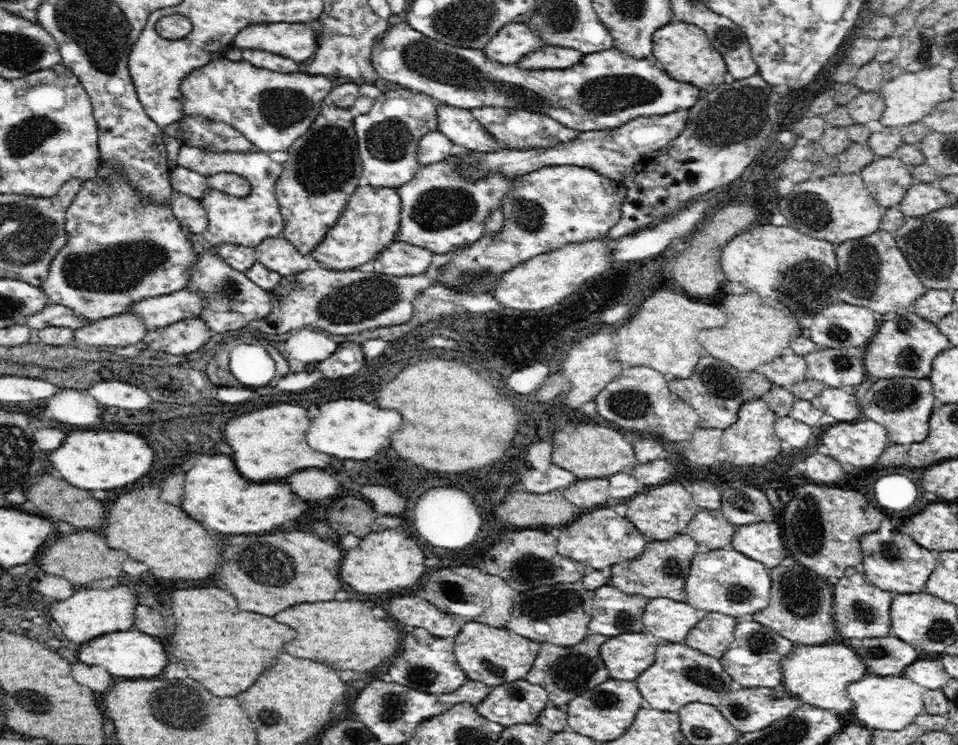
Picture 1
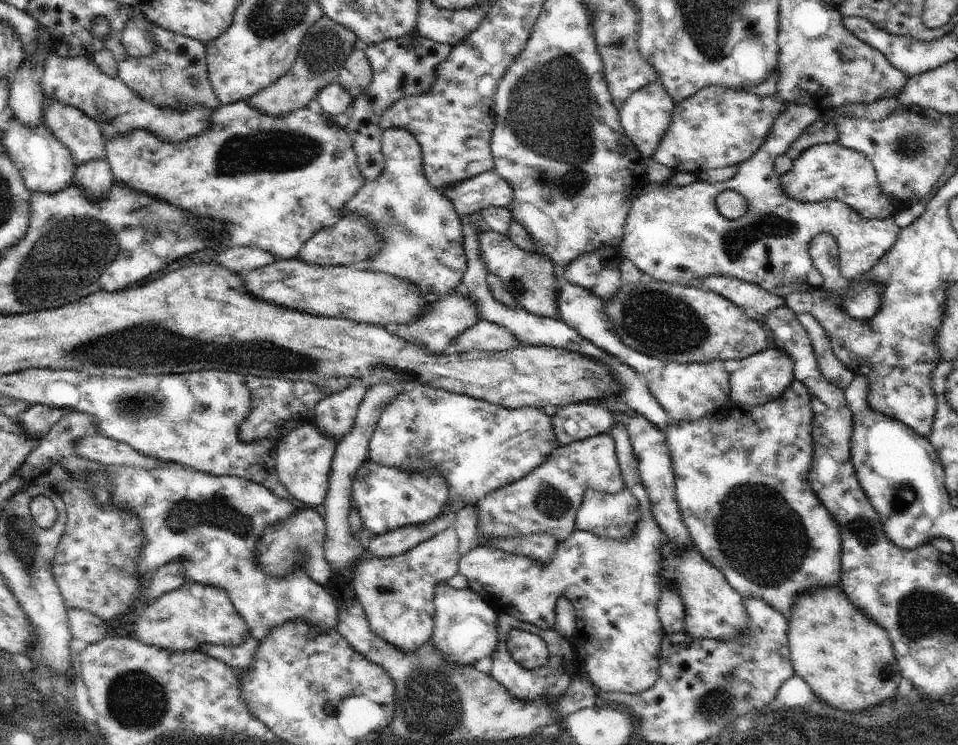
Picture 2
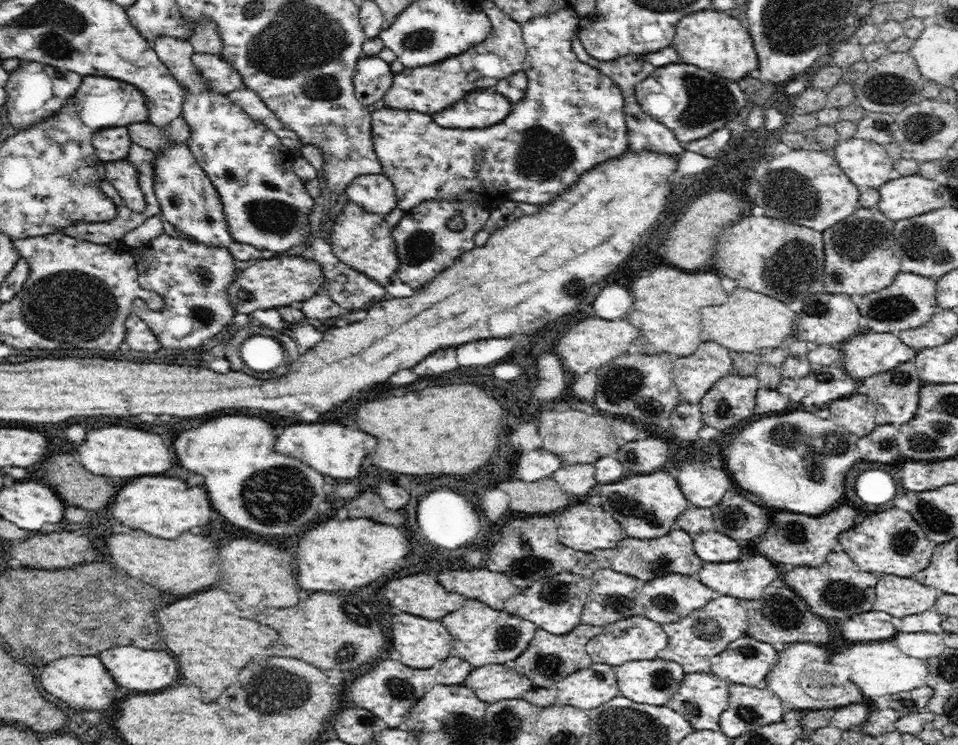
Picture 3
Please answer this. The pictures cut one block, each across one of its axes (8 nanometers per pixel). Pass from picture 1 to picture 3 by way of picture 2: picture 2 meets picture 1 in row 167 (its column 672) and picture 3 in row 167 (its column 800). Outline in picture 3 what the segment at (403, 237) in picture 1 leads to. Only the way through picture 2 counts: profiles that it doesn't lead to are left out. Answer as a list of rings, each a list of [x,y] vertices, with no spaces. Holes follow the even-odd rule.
[[[561,10],[546,13],[545,15],[535,16],[529,21],[521,24],[521,32],[523,42],[527,48],[527,55],[522,63],[522,71],[526,73],[528,86],[522,100],[513,103],[512,113],[508,114],[502,122],[493,124],[486,128],[444,128],[429,114],[416,111],[393,110],[392,108],[380,108],[371,113],[372,125],[372,142],[374,151],[378,157],[378,162],[382,163],[384,174],[393,182],[397,198],[397,207],[403,211],[409,211],[411,208],[417,207],[418,204],[425,200],[444,199],[444,200],[474,200],[474,203],[480,203],[486,206],[490,211],[494,210],[499,204],[507,200],[519,203],[526,202],[530,204],[543,205],[556,199],[560,192],[564,192],[566,188],[570,188],[578,176],[582,176],[584,172],[591,168],[602,164],[607,160],[617,159],[622,153],[628,151],[628,129],[625,119],[624,97],[621,88],[614,83],[609,77],[602,75],[597,68],[582,62],[574,53],[572,46],[573,37],[576,35],[576,28],[580,20],[579,14],[575,10]]]

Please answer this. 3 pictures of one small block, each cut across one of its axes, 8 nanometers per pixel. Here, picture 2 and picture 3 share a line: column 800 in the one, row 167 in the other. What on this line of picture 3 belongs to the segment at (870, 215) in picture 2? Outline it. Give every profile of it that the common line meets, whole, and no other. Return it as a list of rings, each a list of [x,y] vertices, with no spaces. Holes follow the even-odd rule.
[[[187,141],[169,145],[155,156],[155,193],[166,220],[196,242],[212,247],[229,248],[232,235],[228,231],[223,200],[213,182],[194,158]]]

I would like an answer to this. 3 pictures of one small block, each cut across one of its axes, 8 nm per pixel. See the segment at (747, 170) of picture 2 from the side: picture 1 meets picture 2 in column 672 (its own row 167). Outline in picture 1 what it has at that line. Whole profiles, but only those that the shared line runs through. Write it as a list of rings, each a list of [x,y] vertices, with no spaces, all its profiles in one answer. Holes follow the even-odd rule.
[[[182,145],[177,164],[202,176],[214,176],[218,173],[236,173],[248,180],[251,192],[245,197],[227,195],[216,189],[208,189],[201,198],[202,206],[209,220],[203,237],[212,248],[227,243],[255,248],[262,240],[283,235],[285,222],[280,212],[275,186],[282,174],[282,164],[270,159],[266,152],[210,152],[205,148]]]

